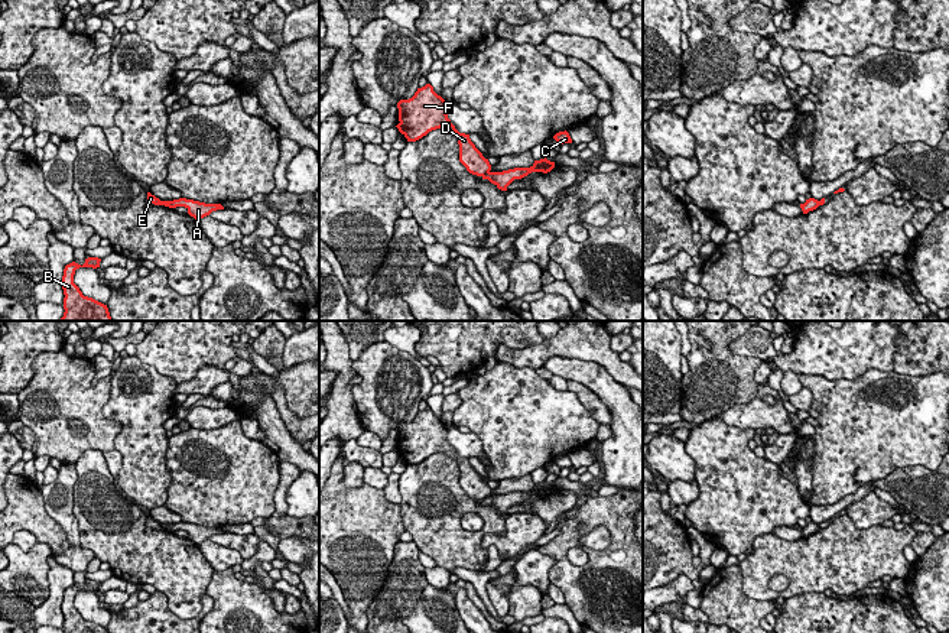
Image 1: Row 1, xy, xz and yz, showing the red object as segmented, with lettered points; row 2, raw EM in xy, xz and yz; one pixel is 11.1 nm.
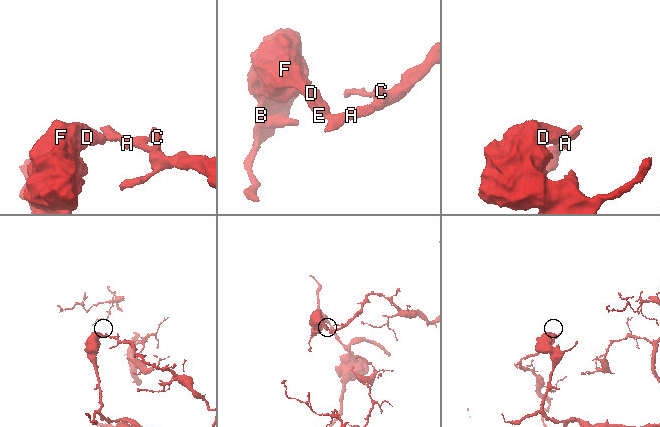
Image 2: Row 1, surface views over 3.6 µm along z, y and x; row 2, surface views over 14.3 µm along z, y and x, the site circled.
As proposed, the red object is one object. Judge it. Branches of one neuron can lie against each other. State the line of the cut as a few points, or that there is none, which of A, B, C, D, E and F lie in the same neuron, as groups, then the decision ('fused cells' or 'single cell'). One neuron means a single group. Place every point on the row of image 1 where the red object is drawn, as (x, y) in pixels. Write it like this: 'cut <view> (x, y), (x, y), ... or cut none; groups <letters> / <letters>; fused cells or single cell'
cut xz (488, 171), (481, 175); groups A C / B D E F; fused cells

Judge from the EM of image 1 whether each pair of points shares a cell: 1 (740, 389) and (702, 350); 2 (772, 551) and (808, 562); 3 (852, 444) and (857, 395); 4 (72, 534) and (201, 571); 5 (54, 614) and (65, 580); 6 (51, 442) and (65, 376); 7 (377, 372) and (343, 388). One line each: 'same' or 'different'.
1: same
2: same
3: same
4: different
5: same
6: same
7: different

